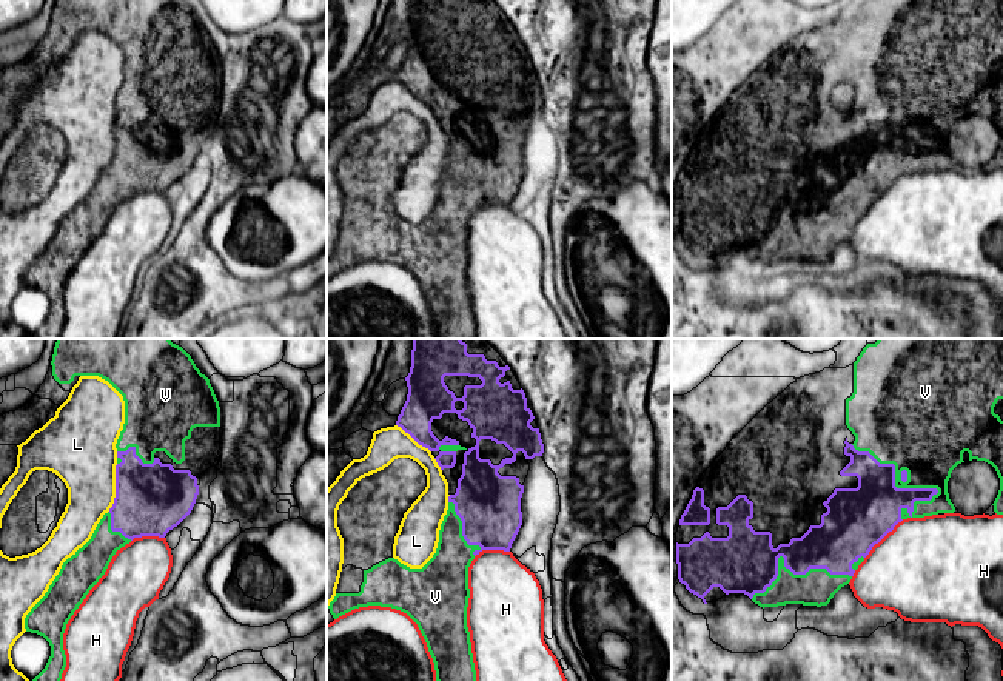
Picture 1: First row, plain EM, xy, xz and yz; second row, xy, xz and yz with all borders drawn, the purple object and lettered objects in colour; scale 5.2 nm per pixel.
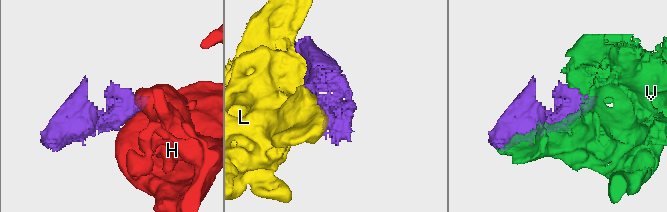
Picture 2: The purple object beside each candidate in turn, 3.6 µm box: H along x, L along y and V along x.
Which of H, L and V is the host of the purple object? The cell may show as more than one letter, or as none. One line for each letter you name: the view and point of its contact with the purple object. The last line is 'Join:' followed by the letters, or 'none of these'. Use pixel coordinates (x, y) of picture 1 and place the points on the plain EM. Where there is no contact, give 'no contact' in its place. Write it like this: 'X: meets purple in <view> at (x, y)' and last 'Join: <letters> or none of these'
V: meets purple in yz at (894, 131)
Join: V

